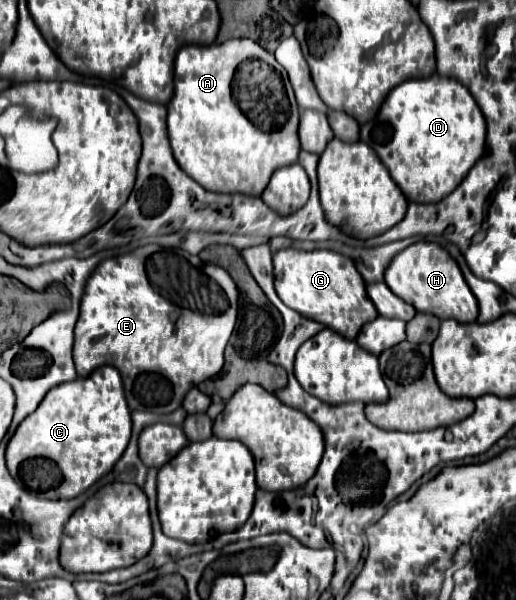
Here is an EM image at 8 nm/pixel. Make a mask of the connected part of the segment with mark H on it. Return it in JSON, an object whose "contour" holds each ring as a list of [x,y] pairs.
{"contour":[[[414,243],[406,251],[398,253],[388,265],[384,281],[394,295],[410,303],[416,311],[432,313],[438,319],[456,319],[458,323],[472,323],[478,317],[478,301],[470,287],[466,287],[460,267],[434,243]]]}

